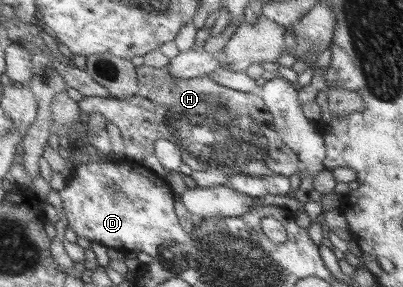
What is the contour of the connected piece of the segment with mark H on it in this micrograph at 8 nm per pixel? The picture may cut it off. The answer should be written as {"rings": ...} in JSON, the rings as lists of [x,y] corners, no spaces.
{"rings":[[[143,64],[142,66],[137,67],[137,75],[139,78],[139,90],[134,97],[116,99],[112,97],[83,96],[79,101],[79,106],[85,113],[101,113],[108,122],[114,122],[114,125],[119,127],[121,136],[123,137],[123,144],[125,145],[125,157],[142,164],[143,159],[146,159],[148,155],[154,154],[155,143],[158,139],[169,139],[172,143],[176,143],[176,145],[181,147],[180,151],[182,151],[182,161],[184,161],[184,164],[189,166],[192,171],[200,169],[205,170],[209,167],[217,167],[228,176],[244,174],[251,175],[252,177],[268,177],[270,175],[284,175],[286,177],[292,177],[292,175],[301,171],[301,159],[293,149],[290,149],[289,145],[286,145],[285,141],[282,141],[281,135],[275,128],[273,114],[268,111],[265,101],[259,93],[235,90],[228,86],[220,85],[210,76],[201,76],[194,79],[176,78],[170,74],[170,65],[164,68],[152,68]]]}

